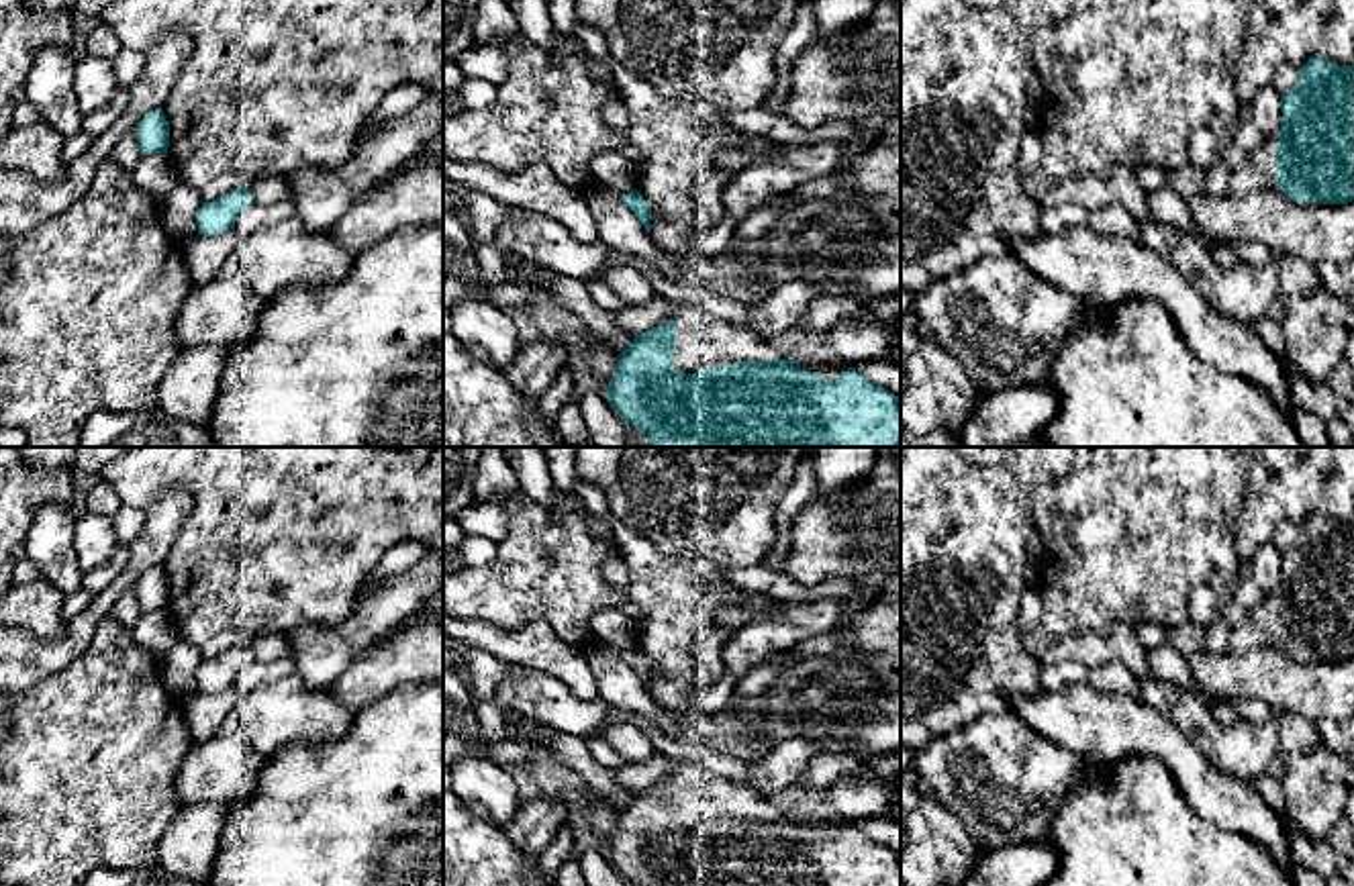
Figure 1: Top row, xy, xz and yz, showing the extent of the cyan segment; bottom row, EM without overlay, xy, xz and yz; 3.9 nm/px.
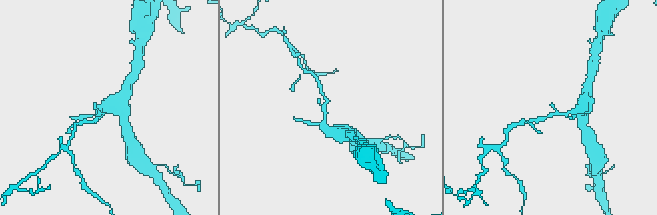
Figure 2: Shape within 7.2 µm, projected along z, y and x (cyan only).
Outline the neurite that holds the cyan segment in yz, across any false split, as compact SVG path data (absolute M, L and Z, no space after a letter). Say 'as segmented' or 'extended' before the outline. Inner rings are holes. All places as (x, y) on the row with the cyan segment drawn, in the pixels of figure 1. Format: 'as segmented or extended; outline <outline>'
as segmented; outline M1311 57L1293 90L1280 98L1276 186L1297 204L1348 204L1354 200L1354 65Z

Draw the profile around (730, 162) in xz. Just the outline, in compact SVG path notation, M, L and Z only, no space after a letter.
M725 149L715 161L713 178L725 188L749 163L752 157L745 149Z

